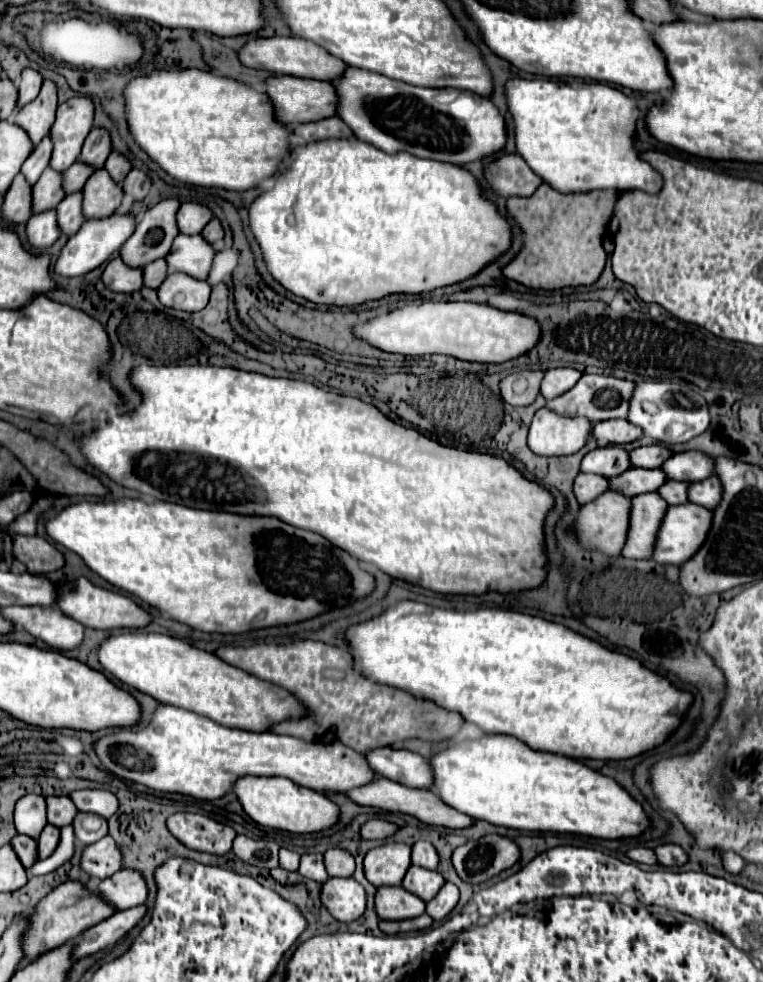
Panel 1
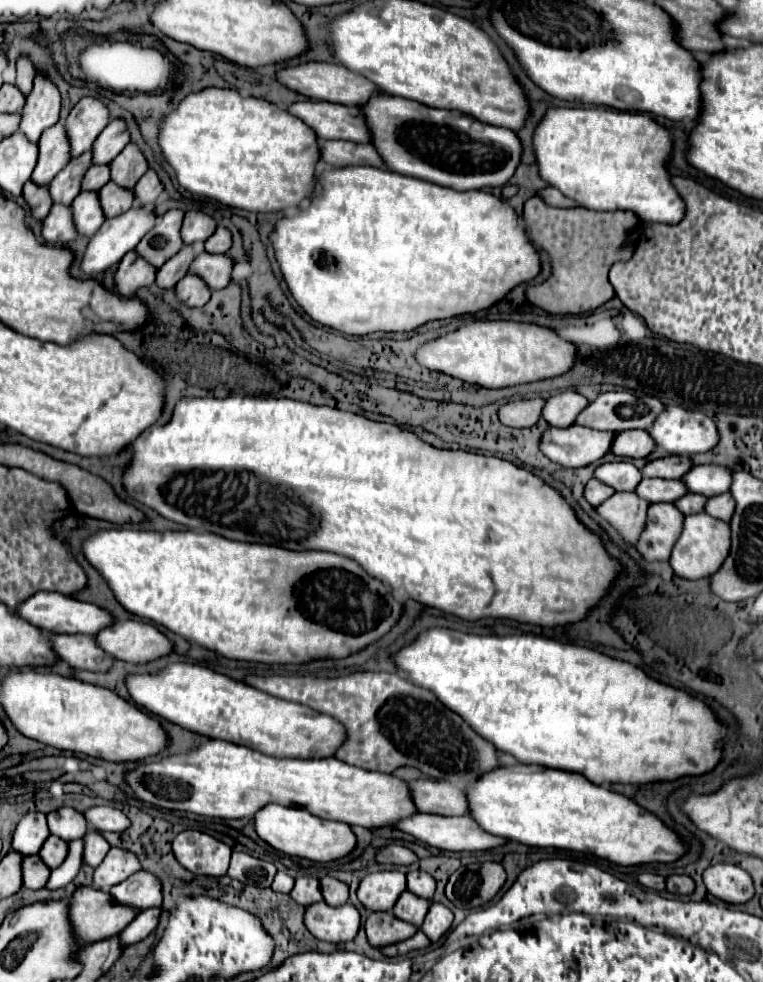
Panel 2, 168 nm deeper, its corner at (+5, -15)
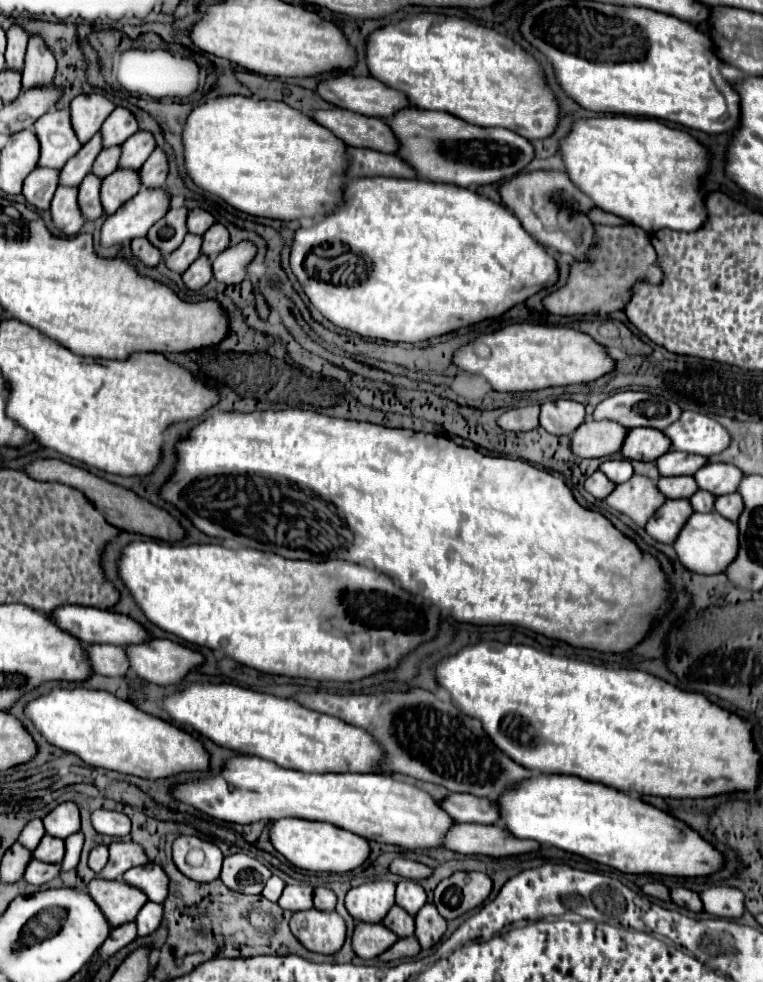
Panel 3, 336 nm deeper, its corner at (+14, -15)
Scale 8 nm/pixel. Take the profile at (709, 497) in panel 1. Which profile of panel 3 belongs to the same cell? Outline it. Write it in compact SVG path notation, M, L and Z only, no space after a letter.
M726 494L726 496L720 496L716 498L716 512L722 514L724 518L736 522L740 518L740 512L742 512L742 500L740 500L740 494Z

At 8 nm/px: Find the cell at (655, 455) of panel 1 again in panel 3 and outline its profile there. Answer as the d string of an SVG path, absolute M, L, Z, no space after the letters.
M668 452L656 460L660 476L692 476L708 462L706 456L692 456L688 452Z

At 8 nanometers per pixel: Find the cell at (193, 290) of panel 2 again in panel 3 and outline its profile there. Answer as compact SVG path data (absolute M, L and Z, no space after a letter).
M200 256L196 262L190 264L190 268L182 274L184 278L184 284L192 290L198 290L202 288L206 282L212 280L212 262L208 256Z

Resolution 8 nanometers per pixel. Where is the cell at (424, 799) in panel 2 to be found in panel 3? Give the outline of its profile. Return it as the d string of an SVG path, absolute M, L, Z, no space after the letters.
M450 794L450 798L446 798L440 804L456 822L474 822L474 824L500 822L496 802L492 802L490 798L478 798L472 794Z

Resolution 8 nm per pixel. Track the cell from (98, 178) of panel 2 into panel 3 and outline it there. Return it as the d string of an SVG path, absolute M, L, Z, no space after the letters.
M120 146L114 148L104 148L100 152L100 156L96 158L94 166L92 166L92 174L106 178L108 174L112 174L114 170L118 170L118 160L120 160Z

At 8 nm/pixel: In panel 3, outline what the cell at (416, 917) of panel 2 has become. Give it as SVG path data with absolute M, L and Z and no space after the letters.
M394 906L386 918L382 920L382 924L392 930L398 938L408 938L408 936L414 936L414 918L406 912L406 910L400 910L398 906Z

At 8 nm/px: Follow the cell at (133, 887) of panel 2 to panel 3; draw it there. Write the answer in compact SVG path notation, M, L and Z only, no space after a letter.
M148 862L144 866L136 866L136 868L128 870L122 876L122 880L140 888L152 902L164 902L168 896L170 878L158 864Z

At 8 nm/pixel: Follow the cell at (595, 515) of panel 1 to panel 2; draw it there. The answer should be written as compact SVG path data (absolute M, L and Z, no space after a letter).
M615 492L611 498L599 504L595 512L619 532L625 544L635 544L645 526L647 506L649 502L633 492Z

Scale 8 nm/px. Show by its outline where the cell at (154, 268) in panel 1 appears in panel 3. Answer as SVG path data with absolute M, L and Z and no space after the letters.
M186 234L182 246L168 256L168 268L180 274L186 272L186 268L200 256L200 248L202 248L202 236Z

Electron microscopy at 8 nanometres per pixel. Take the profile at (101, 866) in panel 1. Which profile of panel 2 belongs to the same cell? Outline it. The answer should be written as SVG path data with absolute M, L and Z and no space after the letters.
M111 848L105 856L105 860L95 868L93 874L93 888L109 892L111 886L123 882L131 874L141 870L141 864L133 852L121 850L121 848Z

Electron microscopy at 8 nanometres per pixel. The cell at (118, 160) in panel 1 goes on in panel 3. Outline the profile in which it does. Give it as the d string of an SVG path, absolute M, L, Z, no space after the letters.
M138 130L132 134L124 144L122 144L122 158L120 158L120 168L136 168L140 170L142 164L148 160L152 150L156 148L156 140L152 132L148 130Z

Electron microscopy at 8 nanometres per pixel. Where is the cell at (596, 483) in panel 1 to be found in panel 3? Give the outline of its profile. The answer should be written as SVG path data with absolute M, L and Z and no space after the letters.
M600 470L598 472L594 472L588 480L586 480L586 484L584 484L584 488L594 496L594 498L606 498L614 488L616 488L616 484L612 484Z

